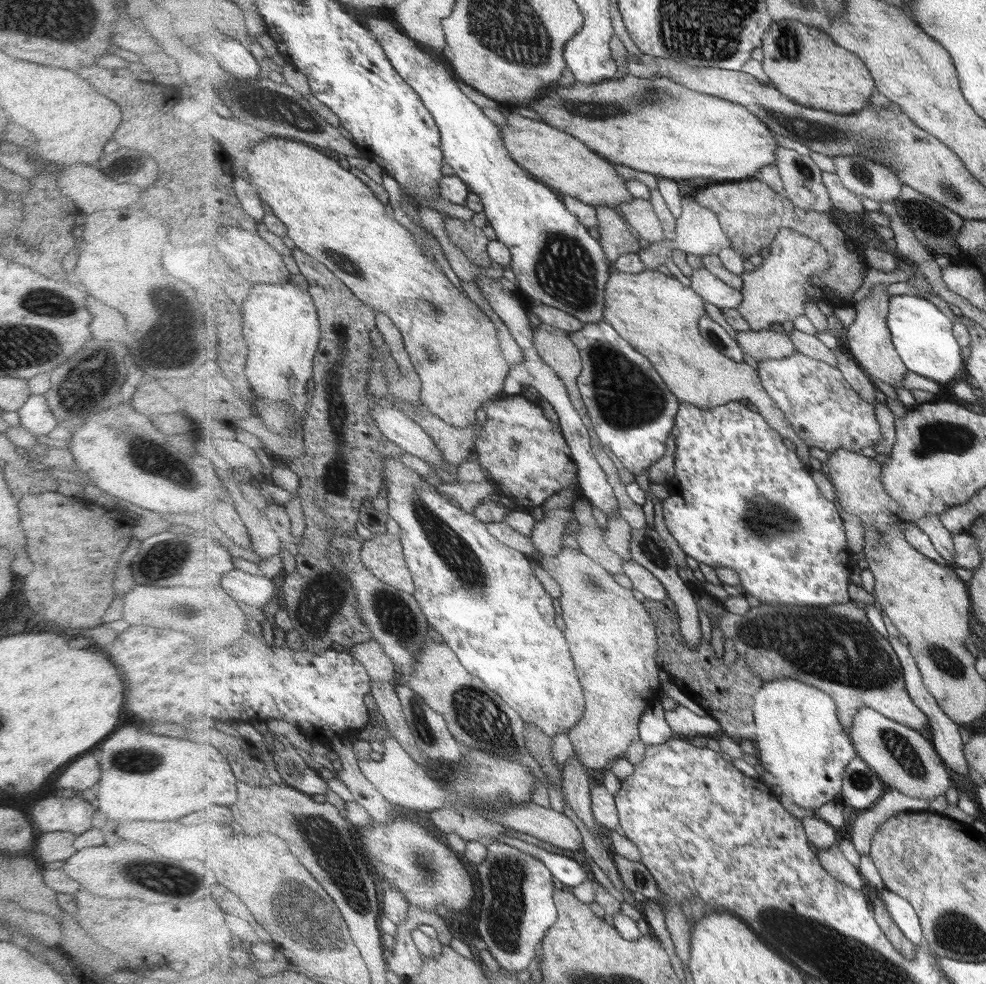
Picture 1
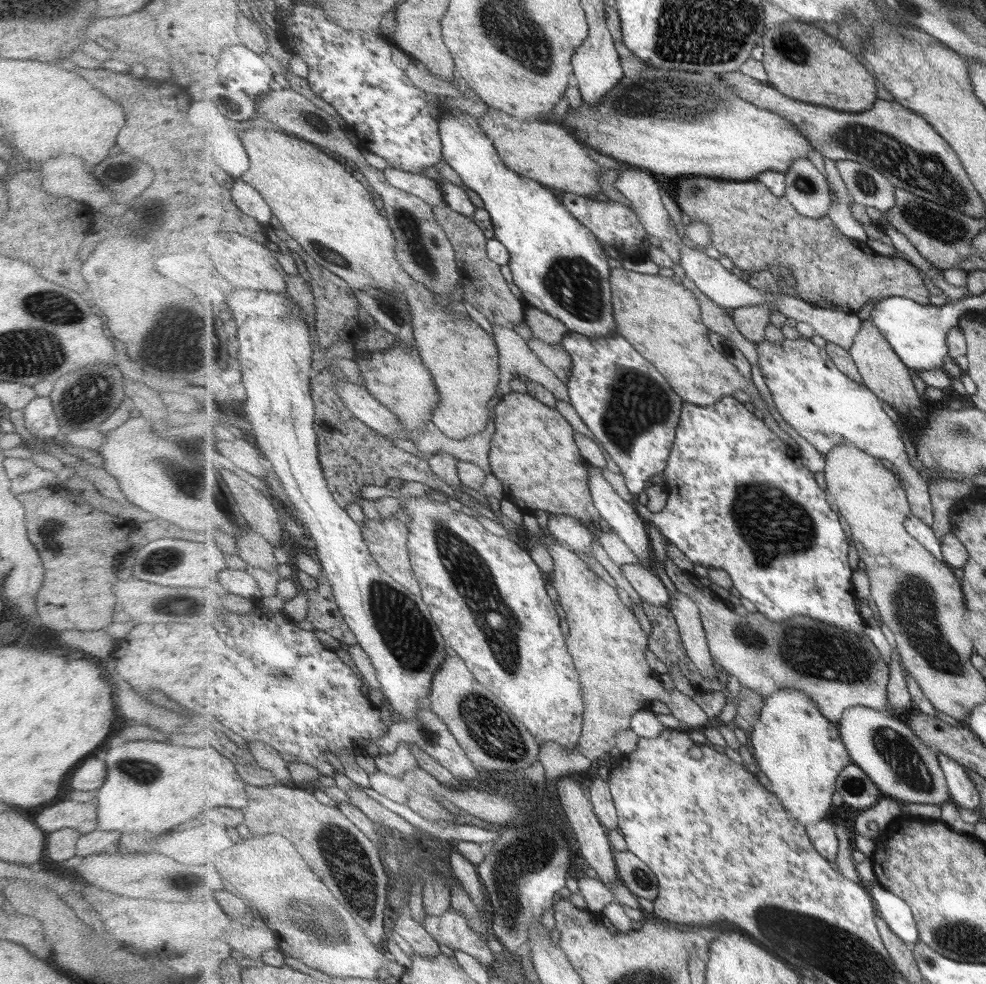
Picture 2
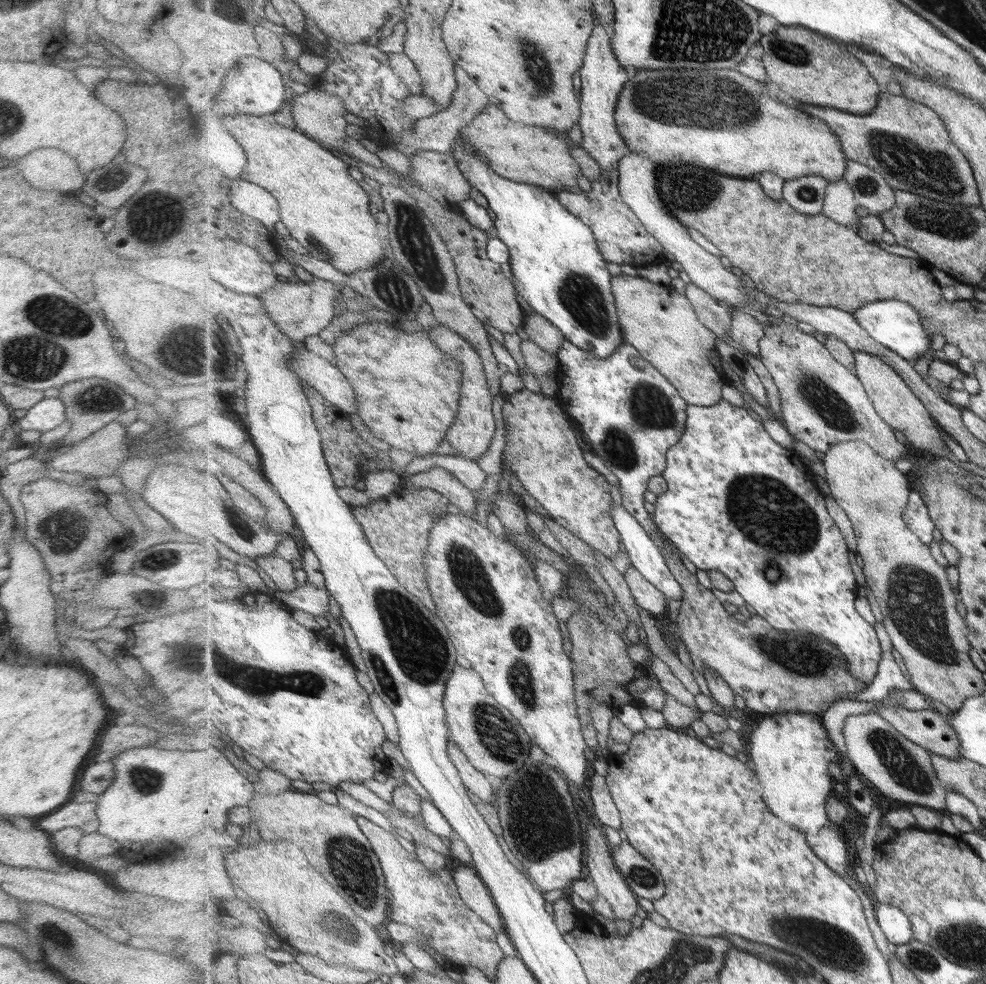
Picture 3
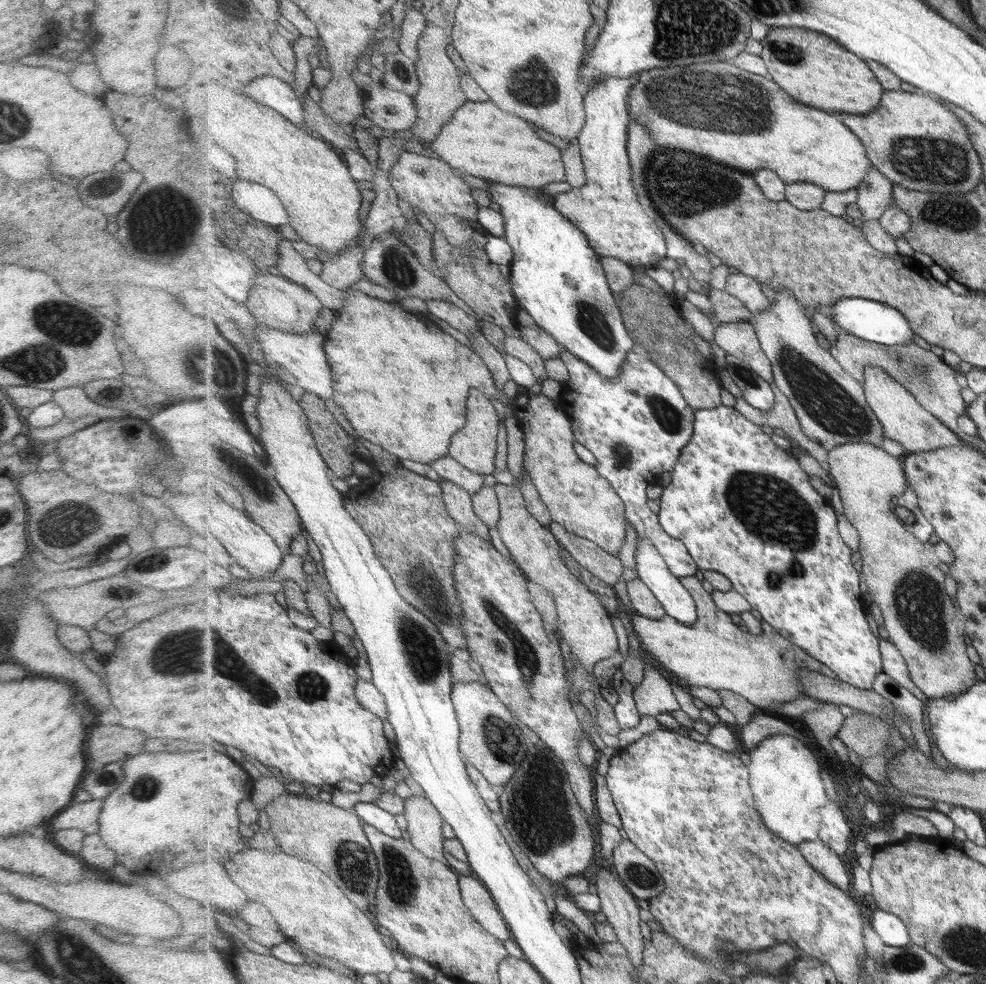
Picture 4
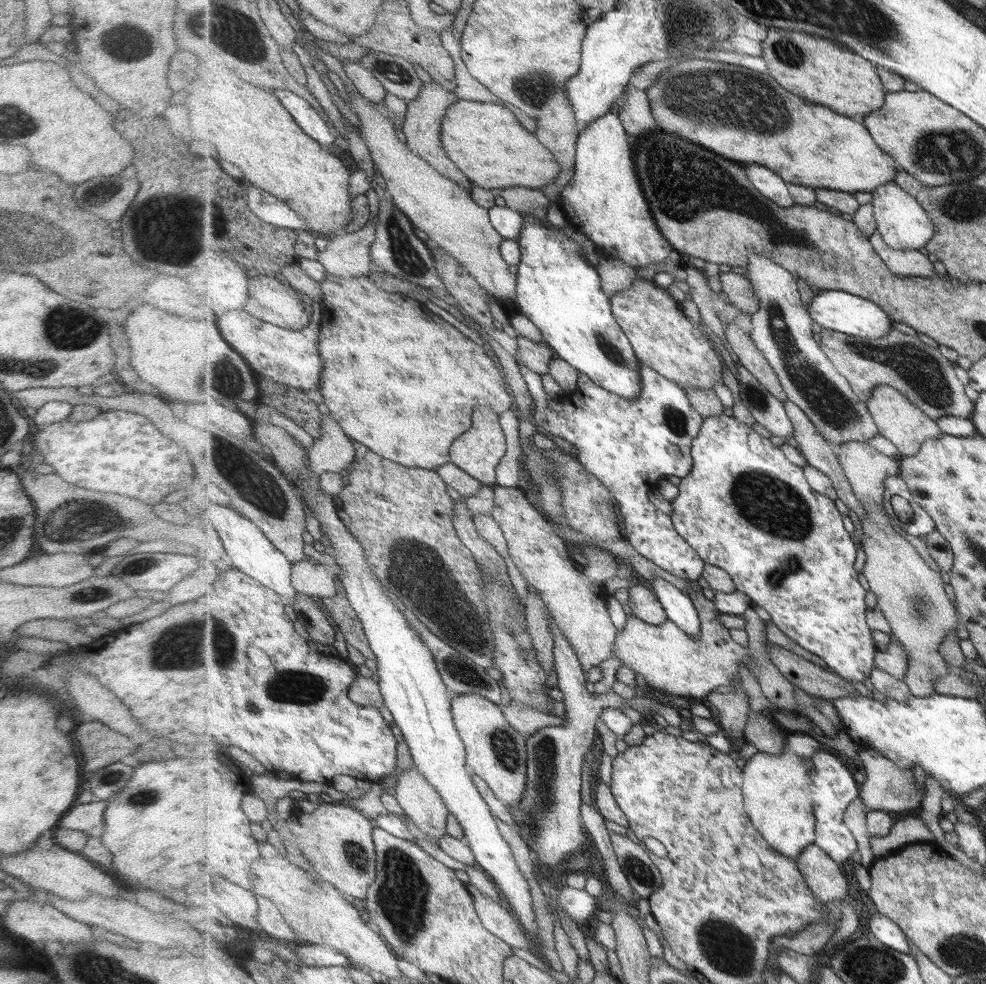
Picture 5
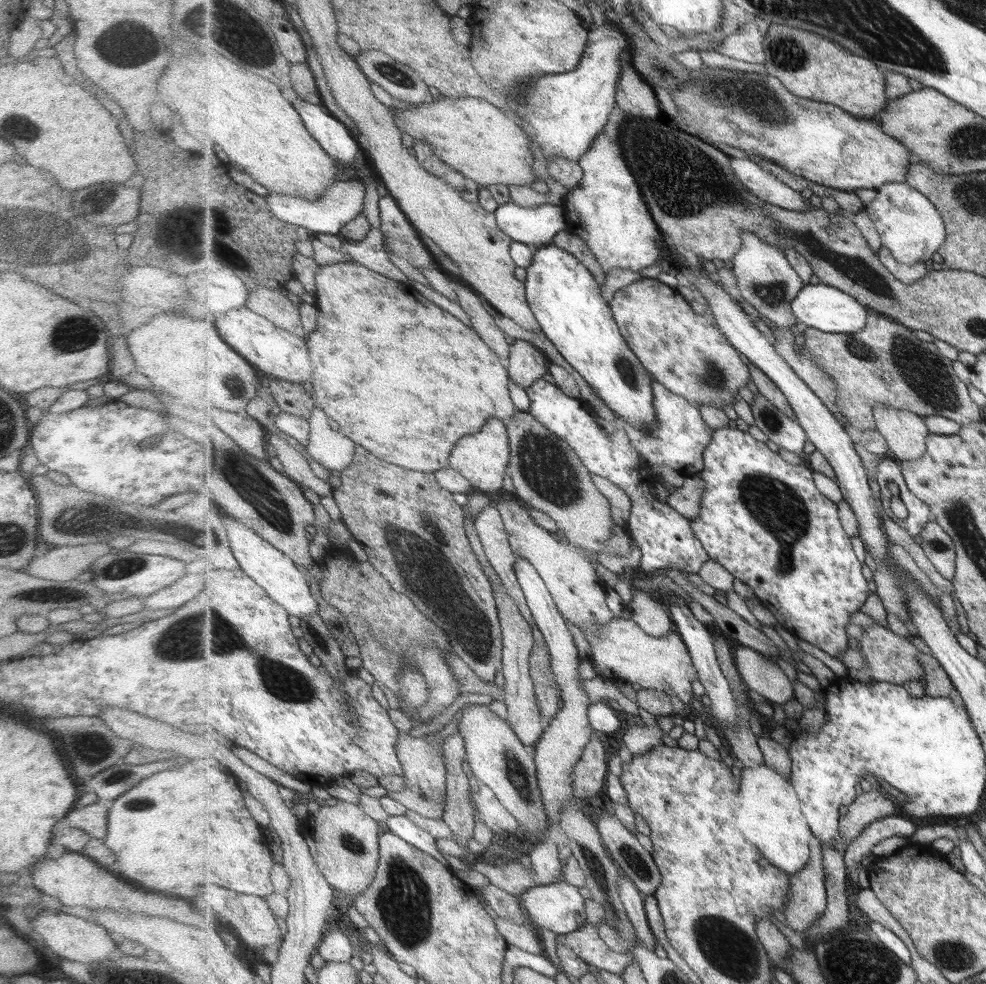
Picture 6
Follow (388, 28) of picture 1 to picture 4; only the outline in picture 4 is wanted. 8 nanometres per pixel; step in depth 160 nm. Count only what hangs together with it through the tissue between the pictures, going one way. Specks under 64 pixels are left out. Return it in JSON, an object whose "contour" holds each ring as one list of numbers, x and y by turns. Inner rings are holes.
{"contour":[[488,181,488,191,504,216,504,237,514,250,509,282,520,309,527,310,564,349,594,366,599,374,610,379,618,377,627,353,637,349,637,345,627,331,618,300,609,288,601,258,591,246,590,238,554,205,555,201,549,202,549,196,540,189]]}

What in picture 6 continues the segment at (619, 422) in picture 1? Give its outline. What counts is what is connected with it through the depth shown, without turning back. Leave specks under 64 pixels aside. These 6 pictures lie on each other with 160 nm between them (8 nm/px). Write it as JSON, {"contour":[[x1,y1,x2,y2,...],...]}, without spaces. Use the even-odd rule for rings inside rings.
{"contour":[[543,378,536,380,525,391,530,399,529,414,567,442,591,474,610,480,627,494,632,504,627,529,640,549,640,567,656,573,659,569,674,565,683,572,699,575,702,566,710,560,710,555,693,534,690,519,655,498,652,493,657,478,654,465,670,466,687,478,700,473,705,468,704,450,711,442,714,430,704,421,698,406,675,394,657,379,653,379,652,387,658,420,655,430,649,427,634,428,621,416,616,416,614,423,598,418,582,399,571,398,555,383]]}

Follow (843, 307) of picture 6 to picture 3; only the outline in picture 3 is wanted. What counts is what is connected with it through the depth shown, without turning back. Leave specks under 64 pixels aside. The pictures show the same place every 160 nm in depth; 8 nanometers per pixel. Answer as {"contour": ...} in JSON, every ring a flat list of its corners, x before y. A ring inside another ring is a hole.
{"contour":[[883,300,878,302,871,302,859,309,855,313,857,320,861,326,867,330,871,338,875,338,877,342,887,346,899,356,915,362,919,358,923,358,929,350,931,350,931,338,923,326,924,320,919,312,907,304,899,300]]}

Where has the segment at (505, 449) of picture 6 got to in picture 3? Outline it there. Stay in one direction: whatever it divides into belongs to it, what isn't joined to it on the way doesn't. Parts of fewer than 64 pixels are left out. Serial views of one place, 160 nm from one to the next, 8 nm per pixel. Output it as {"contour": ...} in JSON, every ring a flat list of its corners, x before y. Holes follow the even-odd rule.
{"contour":[[438,324,428,329,428,331,431,341,439,349,447,356,456,358,462,364,461,406,459,406,457,420,449,427,446,438,458,450,458,454,475,461,489,450,491,440,493,440,493,436,495,437,495,418,493,418,494,394,489,386,483,357,465,338,462,338,457,332,453,332,453,330,449,330,447,326]]}

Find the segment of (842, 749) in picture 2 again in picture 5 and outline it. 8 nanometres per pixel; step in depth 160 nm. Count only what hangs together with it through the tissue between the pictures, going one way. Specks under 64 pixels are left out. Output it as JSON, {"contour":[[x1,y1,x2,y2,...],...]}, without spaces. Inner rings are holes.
{"contour":[[795,732,787,738,783,754,773,756,758,752,744,765,743,793,747,794,747,810,751,810,751,820,775,850,789,858,798,856,815,842,817,818,814,814,814,798,810,791,807,766,804,760,810,760,821,750,821,743,805,732]]}

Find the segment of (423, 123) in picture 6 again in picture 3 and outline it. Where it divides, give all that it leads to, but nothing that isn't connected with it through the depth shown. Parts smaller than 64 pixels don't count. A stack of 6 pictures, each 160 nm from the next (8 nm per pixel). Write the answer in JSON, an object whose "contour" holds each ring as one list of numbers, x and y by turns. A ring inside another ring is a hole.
{"contour":[[489,105,479,116,463,128,461,138,467,139,478,155,483,155,488,163,505,178,515,178,515,182,531,183,545,188,567,188,579,186,582,166,572,154,569,140,557,132,549,134,539,126,525,126,511,122,505,111]]}

